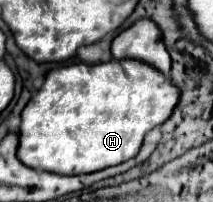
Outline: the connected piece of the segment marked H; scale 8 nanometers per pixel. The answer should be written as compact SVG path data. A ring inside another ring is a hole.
M111 59L97 65L75 63L57 67L47 73L41 89L29 99L21 113L17 157L31 169L45 169L61 175L93 173L125 163L139 153L143 135L155 125L161 125L165 117L171 115L173 107L177 105L177 97L179 89L171 85L171 81L163 73L141 61Z

